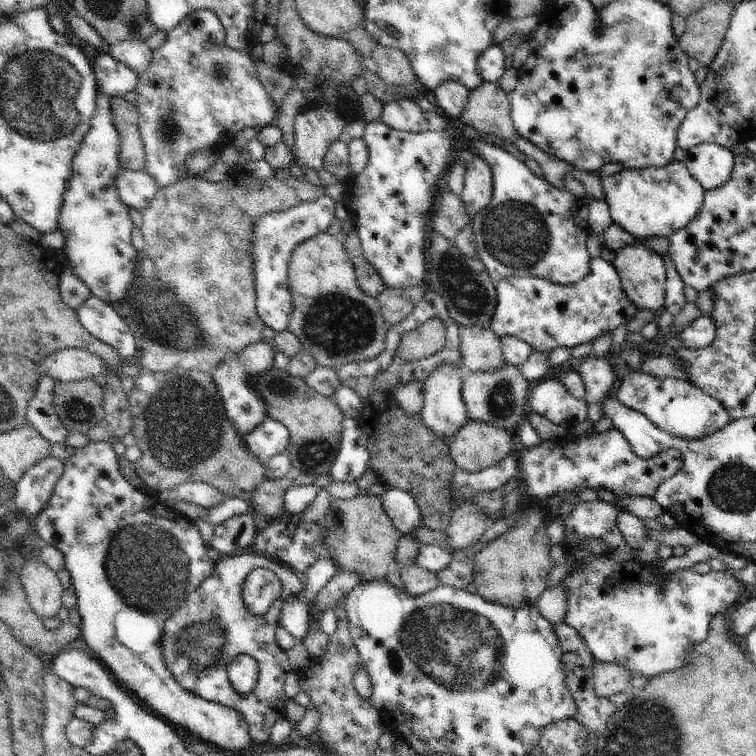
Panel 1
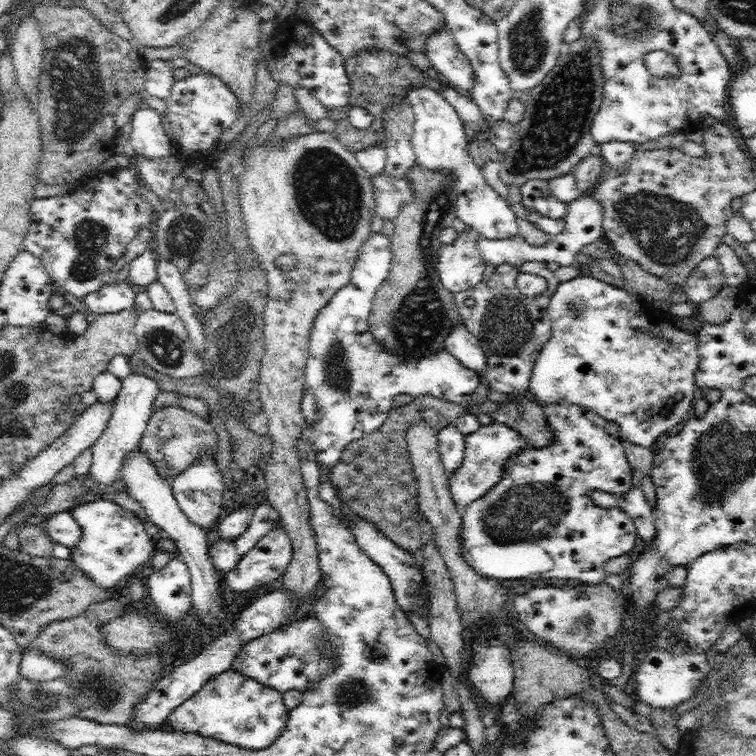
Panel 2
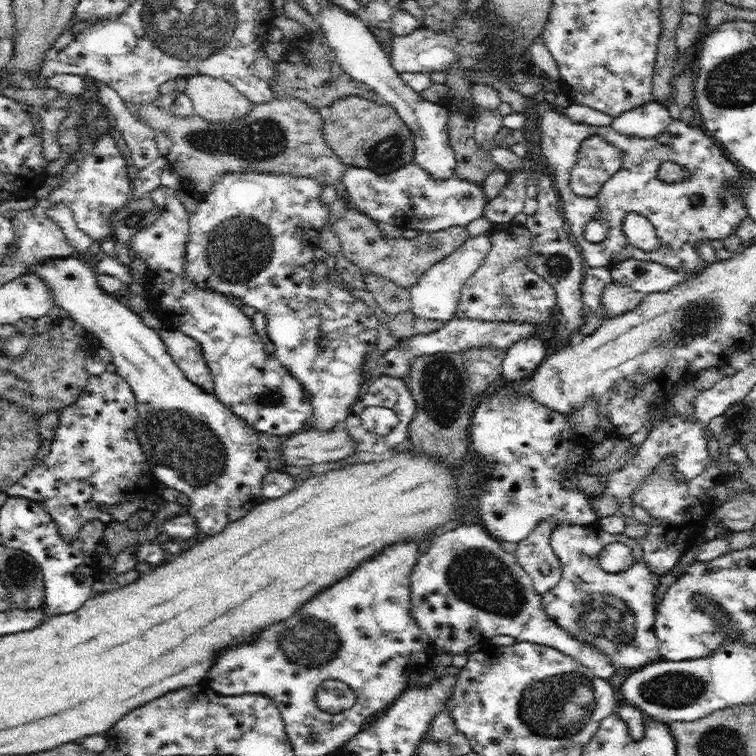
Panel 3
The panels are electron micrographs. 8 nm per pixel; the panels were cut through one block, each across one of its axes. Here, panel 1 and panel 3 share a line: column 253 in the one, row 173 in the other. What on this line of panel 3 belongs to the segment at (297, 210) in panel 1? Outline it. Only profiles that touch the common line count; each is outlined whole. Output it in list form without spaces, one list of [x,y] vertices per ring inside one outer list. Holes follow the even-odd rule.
[[[226,172],[214,186],[196,210],[196,213],[190,216],[190,236],[186,242],[186,262],[184,269],[186,273],[200,285],[211,291],[225,294],[229,297],[236,296],[243,299],[243,304],[256,308],[257,311],[263,312],[268,319],[267,332],[268,337],[274,346],[274,354],[282,363],[284,368],[288,369],[300,383],[303,388],[308,389],[308,396],[312,401],[312,422],[310,428],[318,430],[330,430],[334,427],[345,428],[345,420],[348,416],[348,411],[354,406],[355,402],[360,398],[358,393],[360,388],[366,382],[362,367],[370,353],[377,348],[376,329],[380,322],[372,308],[368,307],[364,301],[354,297],[348,288],[344,288],[342,284],[332,283],[328,277],[324,277],[319,282],[312,280],[312,272],[315,267],[314,249],[317,246],[319,234],[326,229],[326,219],[330,218],[329,207],[321,203],[320,193],[323,187],[318,184],[313,178],[294,178],[289,174],[270,174],[269,172]]]

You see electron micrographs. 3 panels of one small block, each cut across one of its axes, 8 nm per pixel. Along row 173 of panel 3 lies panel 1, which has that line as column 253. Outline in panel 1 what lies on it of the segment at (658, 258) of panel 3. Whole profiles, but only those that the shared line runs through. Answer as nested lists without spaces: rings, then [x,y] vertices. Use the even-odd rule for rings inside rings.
[[[249,549],[224,557],[215,563],[212,574],[195,588],[186,598],[186,602],[164,622],[162,656],[174,680],[181,684],[184,690],[204,700],[236,708],[248,722],[250,738],[256,748],[269,745],[272,726],[286,713],[288,698],[284,692],[284,684],[291,668],[286,651],[278,646],[276,626],[284,602],[292,594],[300,594],[302,590],[304,584],[289,567]],[[257,568],[274,572],[282,585],[280,598],[262,616],[244,612],[242,600],[244,581],[248,574]],[[239,654],[255,658],[259,668],[256,684],[246,696],[236,694],[228,678],[228,666]]]

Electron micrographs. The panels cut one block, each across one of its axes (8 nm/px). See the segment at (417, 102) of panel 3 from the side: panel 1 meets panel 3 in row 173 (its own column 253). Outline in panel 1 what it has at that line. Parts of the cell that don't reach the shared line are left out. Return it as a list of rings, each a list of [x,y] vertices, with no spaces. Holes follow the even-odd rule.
[[[270,415],[260,426],[255,426],[250,434],[246,434],[245,446],[254,455],[267,460],[284,453],[289,443],[289,430]]]

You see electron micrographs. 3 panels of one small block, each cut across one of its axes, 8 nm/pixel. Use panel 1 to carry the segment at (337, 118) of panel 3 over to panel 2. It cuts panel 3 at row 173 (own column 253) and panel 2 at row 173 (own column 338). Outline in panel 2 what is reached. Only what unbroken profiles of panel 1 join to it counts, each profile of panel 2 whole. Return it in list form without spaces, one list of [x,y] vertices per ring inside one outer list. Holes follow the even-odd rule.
[[[419,164],[408,170],[406,178],[415,198],[392,221],[390,272],[376,291],[367,326],[388,353],[412,360],[446,350],[442,340],[463,320],[454,303],[454,294],[442,285],[436,269],[442,246],[438,237],[457,218],[455,178],[449,172],[426,170]]]

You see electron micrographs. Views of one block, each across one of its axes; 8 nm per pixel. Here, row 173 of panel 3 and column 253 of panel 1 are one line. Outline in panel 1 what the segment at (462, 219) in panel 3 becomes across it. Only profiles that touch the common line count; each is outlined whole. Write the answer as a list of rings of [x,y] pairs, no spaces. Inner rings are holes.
[[[262,340],[246,346],[244,350],[238,352],[235,356],[223,359],[214,369],[212,369],[212,373],[209,374],[210,378],[214,380],[216,392],[218,392],[220,398],[222,398],[226,416],[228,416],[230,422],[234,424],[238,436],[242,438],[242,446],[245,446],[246,444],[246,440],[244,440],[246,434],[250,434],[250,431],[254,430],[255,426],[260,426],[260,424],[264,422],[264,419],[268,418],[266,402],[264,402],[262,396],[248,384],[248,380],[250,380],[250,376],[264,374],[264,372],[274,367],[275,354],[276,349],[270,341]]]

